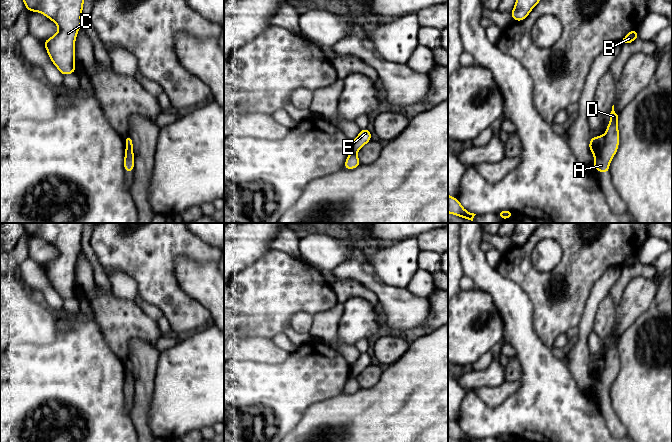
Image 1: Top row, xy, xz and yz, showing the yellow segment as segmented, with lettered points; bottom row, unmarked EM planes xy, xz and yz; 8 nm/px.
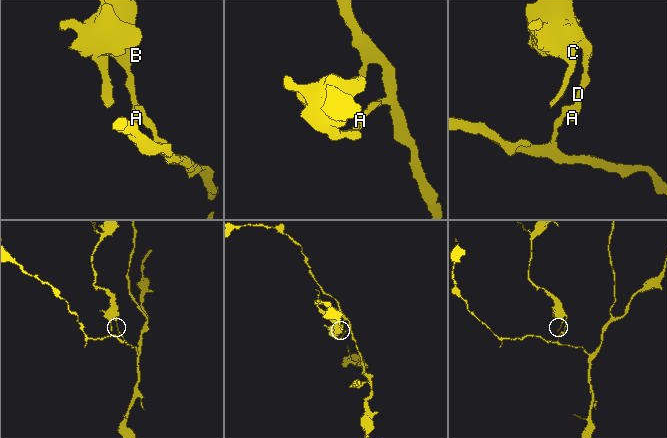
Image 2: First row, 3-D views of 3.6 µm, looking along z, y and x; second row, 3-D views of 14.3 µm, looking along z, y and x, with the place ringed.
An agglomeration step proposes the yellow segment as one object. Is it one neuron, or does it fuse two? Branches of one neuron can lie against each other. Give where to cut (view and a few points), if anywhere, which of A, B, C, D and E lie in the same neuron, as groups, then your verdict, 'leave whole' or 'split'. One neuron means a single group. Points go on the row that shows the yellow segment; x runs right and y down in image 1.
cut in yz along (604, 136), (602, 147), (594, 155); A B C D / E; split

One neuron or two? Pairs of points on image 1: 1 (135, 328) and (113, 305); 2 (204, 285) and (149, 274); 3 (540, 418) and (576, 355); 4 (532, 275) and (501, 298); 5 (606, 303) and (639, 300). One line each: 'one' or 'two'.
1: one
2: two
3: two
4: two
5: two

